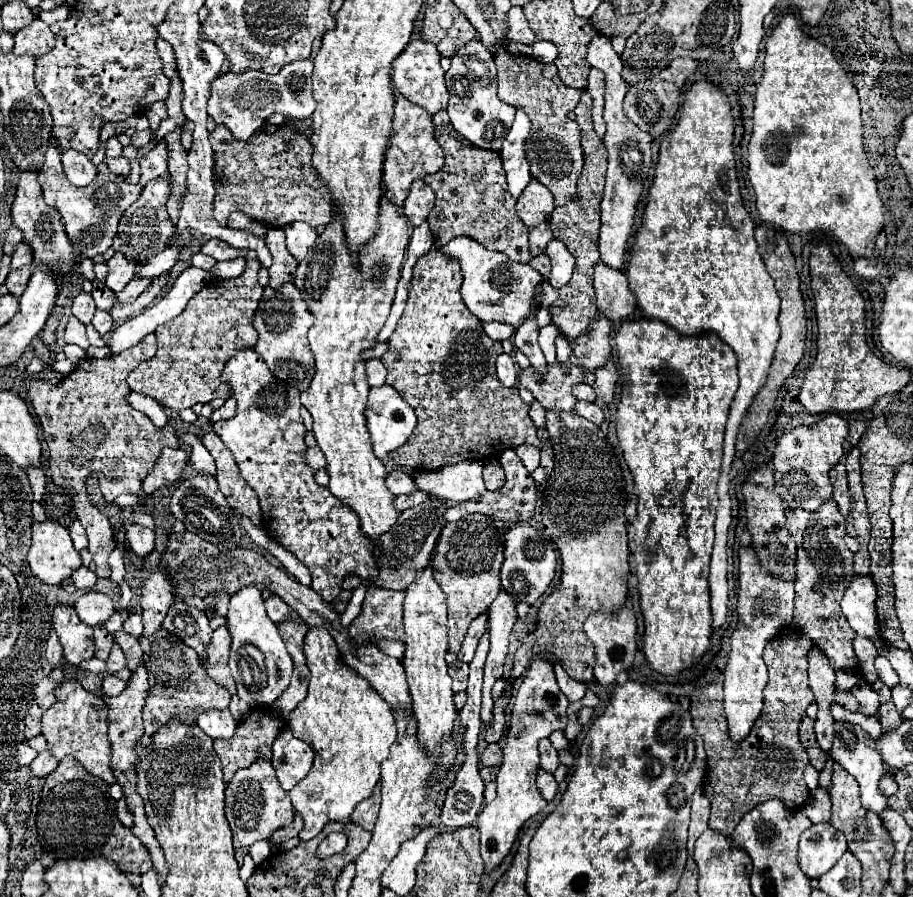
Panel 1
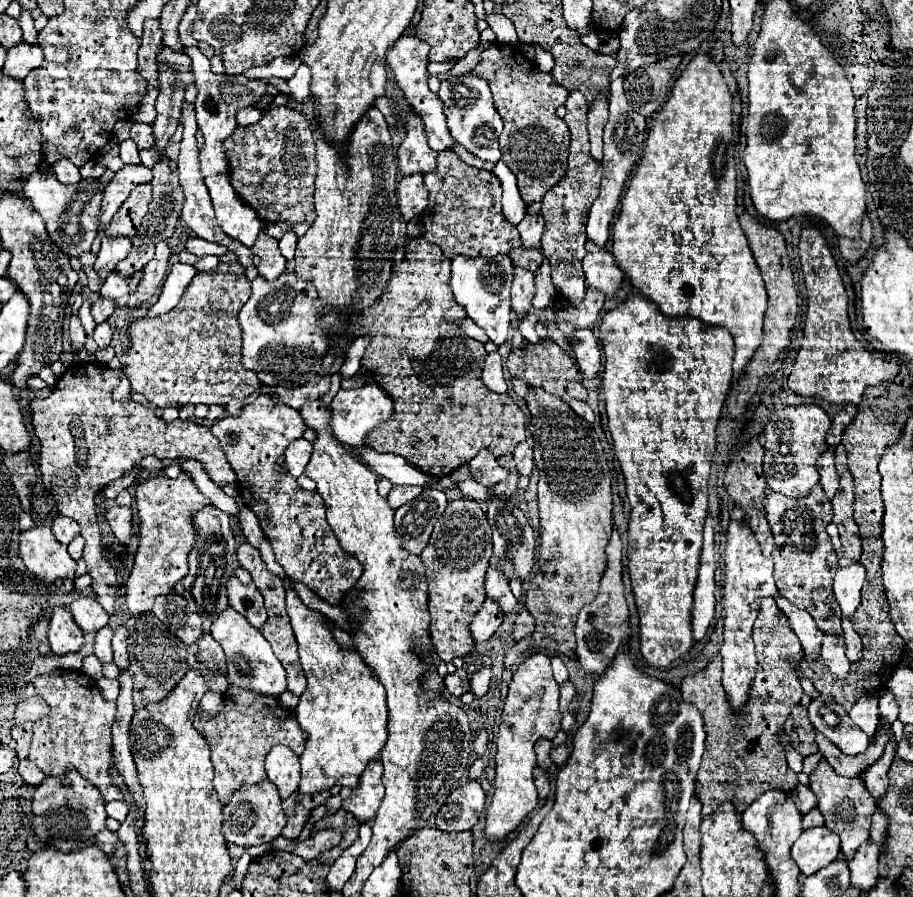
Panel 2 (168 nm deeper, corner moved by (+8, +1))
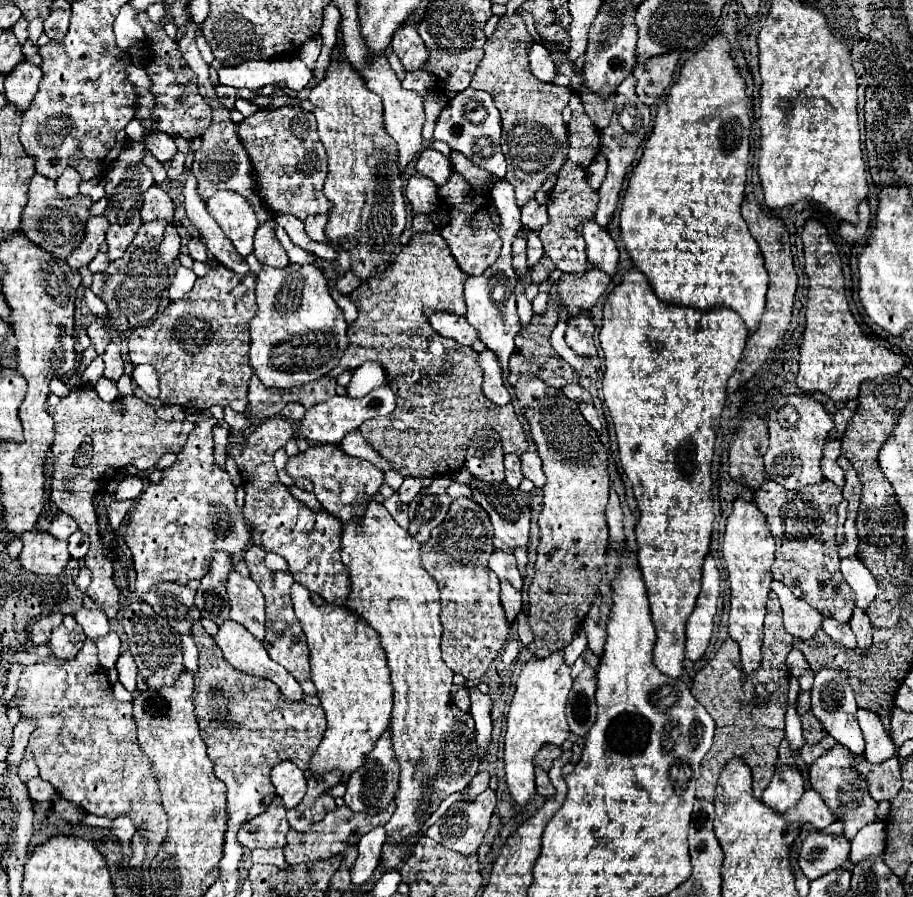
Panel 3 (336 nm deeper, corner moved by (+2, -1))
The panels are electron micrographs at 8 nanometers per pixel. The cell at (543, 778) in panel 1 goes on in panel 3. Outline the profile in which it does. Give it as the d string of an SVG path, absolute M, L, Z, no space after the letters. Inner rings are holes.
M539 766L535 768L535 782L537 782L537 784L535 784L537 794L541 794L541 796L545 796L545 798L549 798L549 796L555 794L555 788L553 788L553 784L551 784L547 772L541 770Z

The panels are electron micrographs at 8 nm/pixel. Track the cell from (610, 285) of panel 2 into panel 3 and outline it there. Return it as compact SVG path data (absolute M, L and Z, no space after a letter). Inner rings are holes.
M587 220L581 230L585 242L587 242L587 260L605 270L607 274L615 272L617 262L619 262L619 252L615 246L615 240L609 236L607 228L599 228L595 220Z

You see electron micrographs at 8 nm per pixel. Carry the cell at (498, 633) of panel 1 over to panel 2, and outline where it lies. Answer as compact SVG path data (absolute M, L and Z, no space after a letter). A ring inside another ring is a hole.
M489 568L487 570L487 576L485 576L485 590L487 590L487 598L493 598L503 612L507 610L513 610L517 600L509 588L509 580L497 572L495 568Z

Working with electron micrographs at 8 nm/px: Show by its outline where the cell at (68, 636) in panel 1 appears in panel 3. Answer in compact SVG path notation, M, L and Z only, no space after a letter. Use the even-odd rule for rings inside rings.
M65 616L61 626L51 632L49 646L51 646L55 658L75 658L79 648L83 646L85 638L87 636L81 632L81 628L75 622L75 618L73 616Z

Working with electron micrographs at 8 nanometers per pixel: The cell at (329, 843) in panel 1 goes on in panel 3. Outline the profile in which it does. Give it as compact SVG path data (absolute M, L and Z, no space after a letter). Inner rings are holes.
M391 802L381 814L375 816L367 816L367 814L359 814L359 812L351 812L348 806L337 806L335 810L327 812L323 816L323 820L319 824L315 824L315 828L309 828L307 832L297 832L297 830L289 830L287 834L287 846L283 848L285 852L285 862L287 864L301 864L301 862L315 862L315 860L327 860L331 856L343 856L345 864L353 864L357 858L357 844L349 846L349 836L355 834L357 838L367 834L369 830L387 824L387 820L391 818L391 814L395 812L395 802Z

